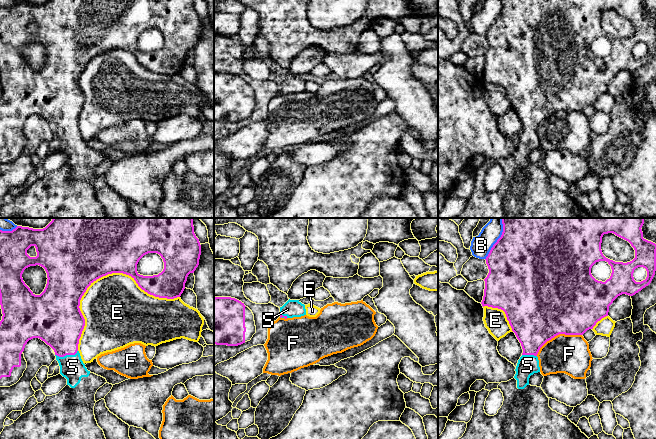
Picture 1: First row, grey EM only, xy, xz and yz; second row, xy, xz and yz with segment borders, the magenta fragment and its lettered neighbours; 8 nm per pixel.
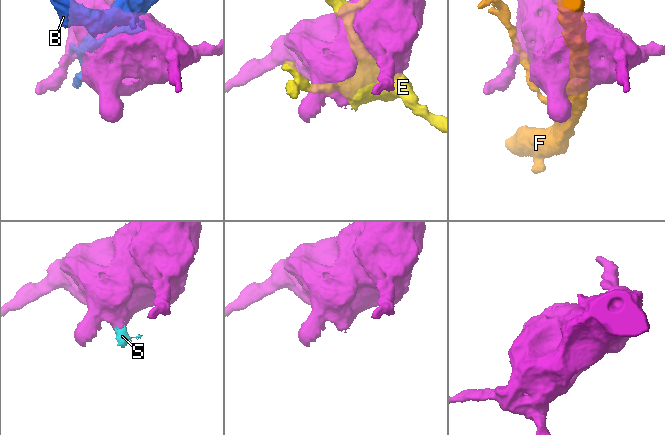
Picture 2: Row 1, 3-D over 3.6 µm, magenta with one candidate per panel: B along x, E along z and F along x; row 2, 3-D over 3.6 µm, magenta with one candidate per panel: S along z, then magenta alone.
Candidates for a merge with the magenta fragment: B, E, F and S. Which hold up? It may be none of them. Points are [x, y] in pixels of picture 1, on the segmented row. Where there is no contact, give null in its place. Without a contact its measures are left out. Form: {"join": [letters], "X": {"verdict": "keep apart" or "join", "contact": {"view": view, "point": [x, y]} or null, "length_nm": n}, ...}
{"join": ["S"], "B": {"verdict": "keep apart", "contact": {"view": "yz", "point": [498, 239]}, "length_nm": 360}, "E": {"verdict": "keep apart", "contact": {"view": "xy", "point": [102, 276]}, "length_nm": 900}, "F": {"verdict": "keep apart", "contact": {"view": "yz", "point": [557, 334]}, "length_nm": 400}, "S": {"verdict": "join", "contact": {"view": "xy", "point": [66, 354]}, "length_nm": 190}}

